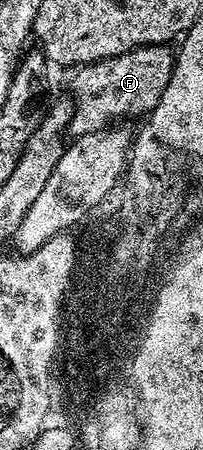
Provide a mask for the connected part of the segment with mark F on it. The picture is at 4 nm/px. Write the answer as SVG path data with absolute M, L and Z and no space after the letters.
M169 46L137 47L123 55L114 55L111 59L101 59L95 63L84 63L71 81L74 90L71 113L71 136L91 135L105 131L121 115L138 115L149 113L158 104L168 81L174 72L175 52Z

